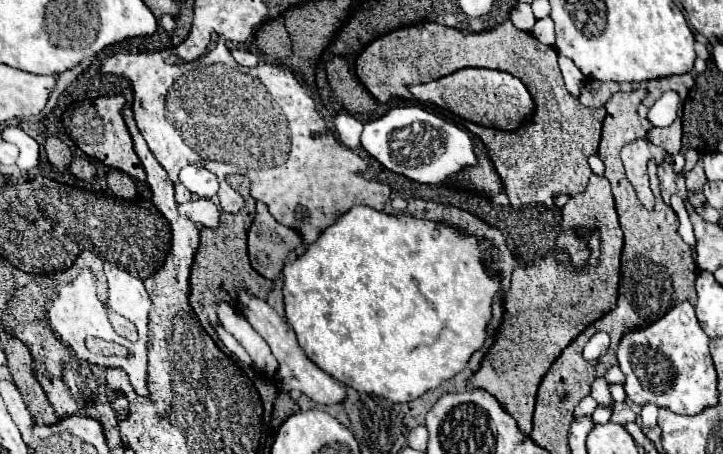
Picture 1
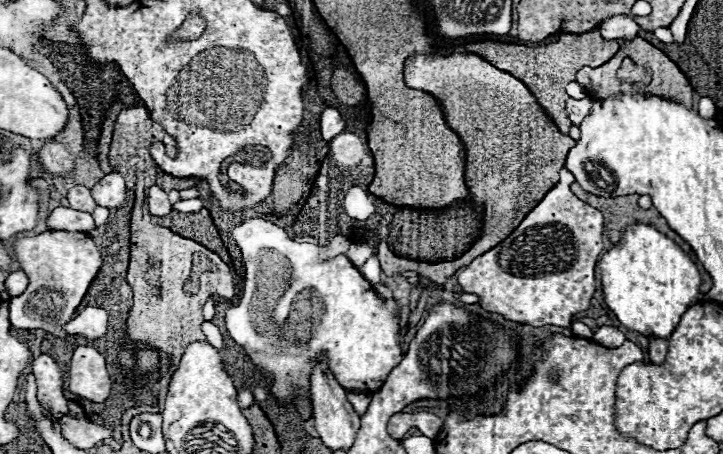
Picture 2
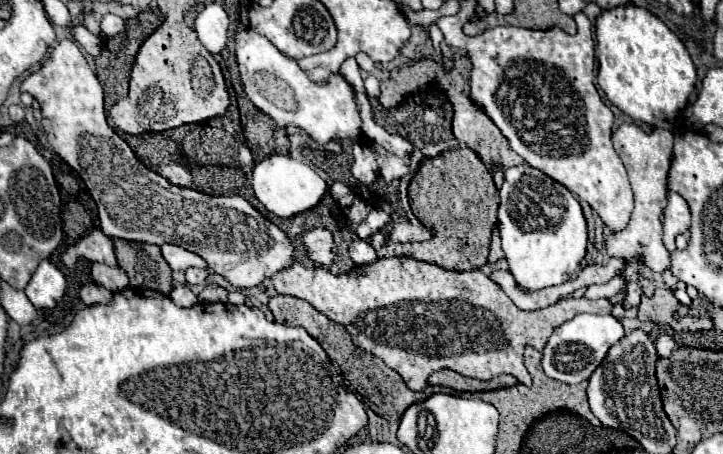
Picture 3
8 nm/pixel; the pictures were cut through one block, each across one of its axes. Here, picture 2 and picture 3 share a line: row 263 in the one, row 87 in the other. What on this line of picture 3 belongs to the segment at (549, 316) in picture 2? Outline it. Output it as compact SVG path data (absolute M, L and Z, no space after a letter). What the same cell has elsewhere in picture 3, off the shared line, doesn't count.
M580 12L574 16L577 32L574 36L562 32L558 26L546 30L532 30L520 26L496 26L478 36L466 36L460 28L458 16L444 16L436 24L444 32L450 46L464 48L472 60L472 96L478 106L494 120L500 132L508 138L514 152L518 152L530 166L546 172L556 182L568 186L580 200L586 200L612 232L628 226L632 214L632 190L626 168L616 154L610 134L614 114L598 94L594 84L594 38L592 23Z

